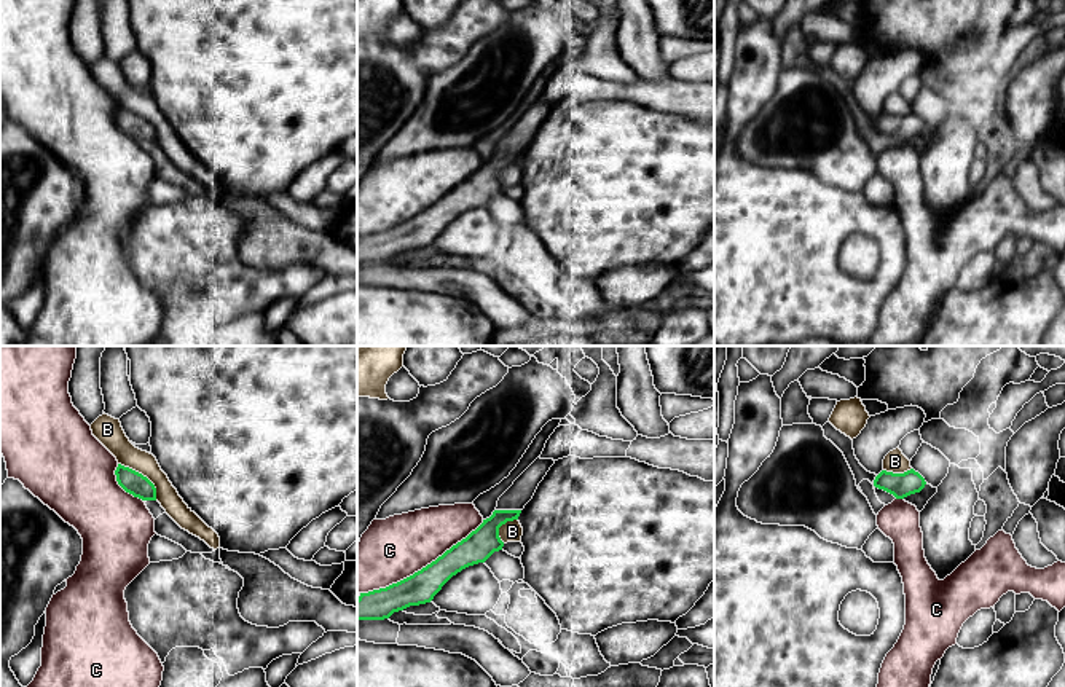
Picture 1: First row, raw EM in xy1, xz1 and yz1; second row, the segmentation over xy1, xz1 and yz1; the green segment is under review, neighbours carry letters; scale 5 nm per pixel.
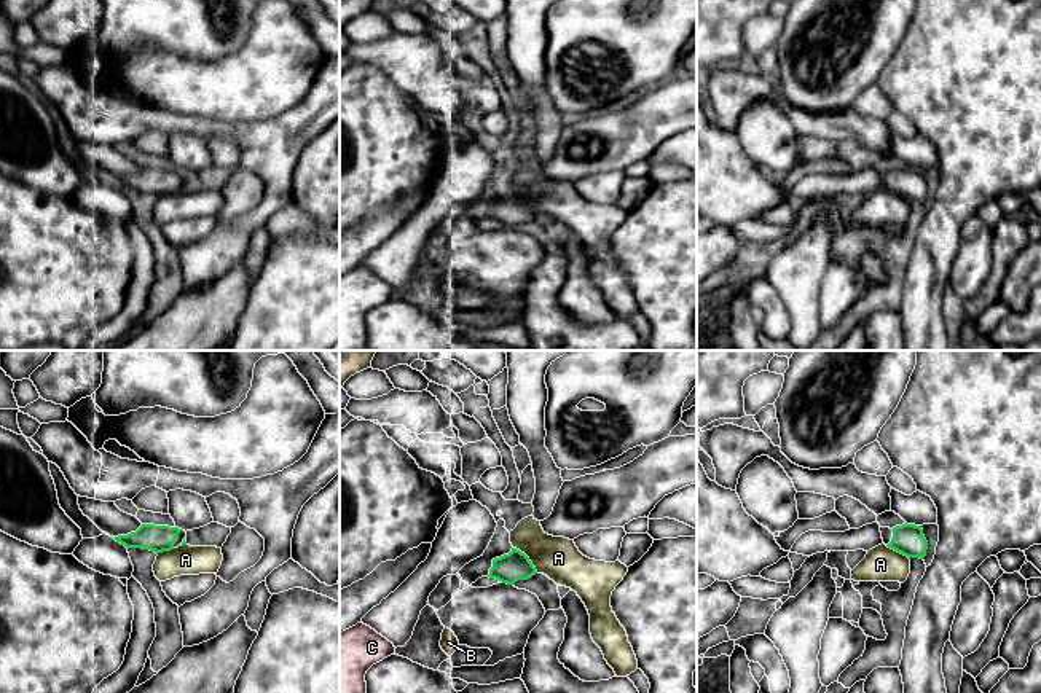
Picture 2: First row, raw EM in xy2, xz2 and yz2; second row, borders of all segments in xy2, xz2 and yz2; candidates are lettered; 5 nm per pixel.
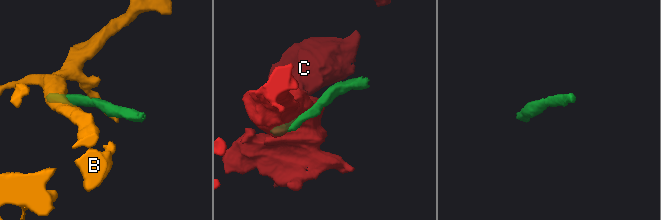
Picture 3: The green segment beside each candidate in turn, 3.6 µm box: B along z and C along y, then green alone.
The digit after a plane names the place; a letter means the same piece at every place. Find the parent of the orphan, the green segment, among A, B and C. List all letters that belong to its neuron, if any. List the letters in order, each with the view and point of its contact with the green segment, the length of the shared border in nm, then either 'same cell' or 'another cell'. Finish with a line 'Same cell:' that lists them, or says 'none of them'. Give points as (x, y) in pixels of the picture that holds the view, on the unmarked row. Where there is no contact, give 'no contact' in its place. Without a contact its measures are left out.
A: contact xz2 (528, 201); length 180 nm; another cell
B: contact xy1 (142, 118); length 280 nm; another cell
C: contact xz1 (423, 211); length 750 nm; another cell
Same cell: none of them

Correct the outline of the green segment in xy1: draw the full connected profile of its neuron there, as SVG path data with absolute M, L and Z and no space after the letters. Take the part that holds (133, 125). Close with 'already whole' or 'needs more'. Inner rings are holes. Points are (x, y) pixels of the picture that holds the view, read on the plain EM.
M118 107L116 113L118 128L134 140L142 143L156 143L156 131L155 128L143 120L142 116Z; already whole

